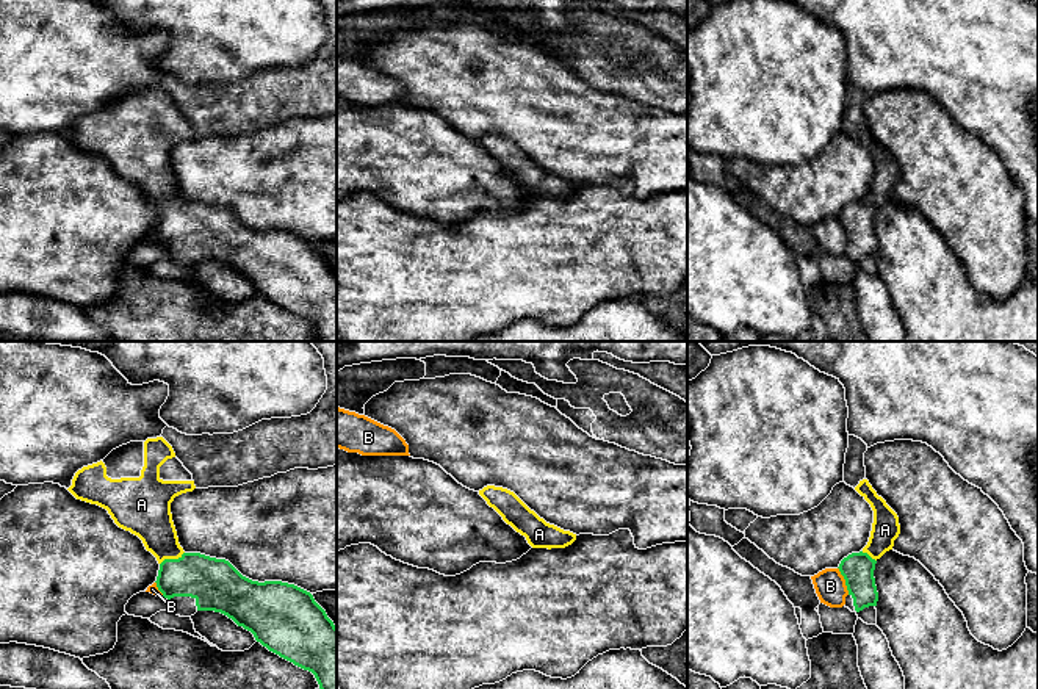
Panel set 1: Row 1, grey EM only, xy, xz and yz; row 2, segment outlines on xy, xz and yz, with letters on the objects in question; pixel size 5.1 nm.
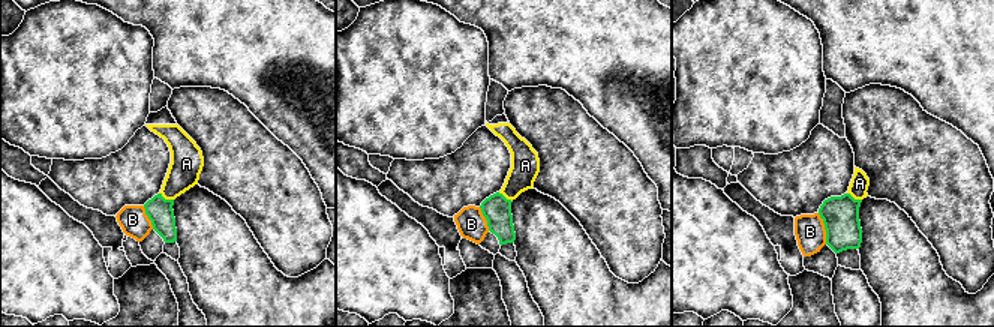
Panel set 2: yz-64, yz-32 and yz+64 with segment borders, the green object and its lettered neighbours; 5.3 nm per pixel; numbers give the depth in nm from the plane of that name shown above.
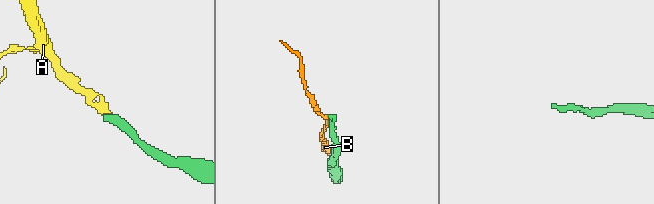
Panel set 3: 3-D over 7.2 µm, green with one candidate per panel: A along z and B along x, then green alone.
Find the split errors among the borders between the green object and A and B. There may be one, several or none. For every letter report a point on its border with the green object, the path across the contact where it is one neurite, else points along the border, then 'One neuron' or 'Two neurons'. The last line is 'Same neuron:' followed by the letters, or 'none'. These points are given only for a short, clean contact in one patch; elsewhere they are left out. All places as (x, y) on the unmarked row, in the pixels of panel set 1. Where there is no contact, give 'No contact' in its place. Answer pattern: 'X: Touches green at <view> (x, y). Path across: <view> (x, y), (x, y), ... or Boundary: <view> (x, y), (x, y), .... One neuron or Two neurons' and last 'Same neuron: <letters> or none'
A: Touches green at xy (171, 209). Path across: xy (213, 232), (187, 224), (171, 209), (149, 166). One neuron
B: Touches green at yz (846, 230). Two neurons
Same neuron: A

